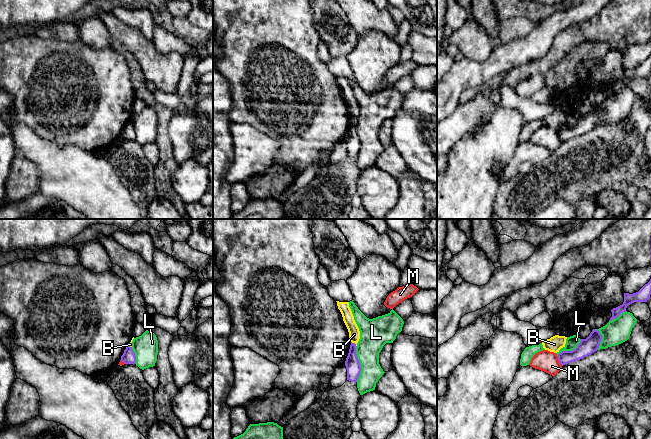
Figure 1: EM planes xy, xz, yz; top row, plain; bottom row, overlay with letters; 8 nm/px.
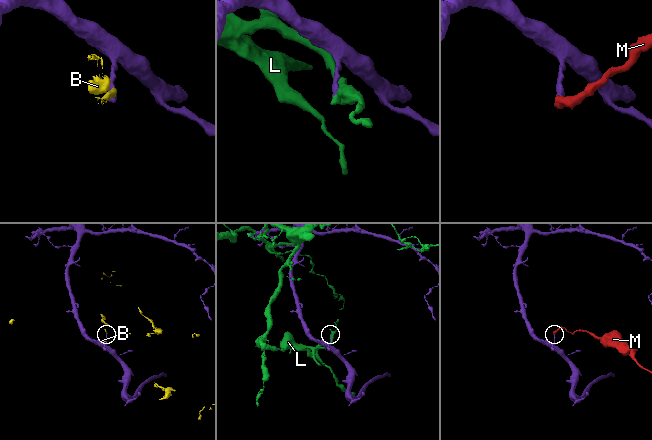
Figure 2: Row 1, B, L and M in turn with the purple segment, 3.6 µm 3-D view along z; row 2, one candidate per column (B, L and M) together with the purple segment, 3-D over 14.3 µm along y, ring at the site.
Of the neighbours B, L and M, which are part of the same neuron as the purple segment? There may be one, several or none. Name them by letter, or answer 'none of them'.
none of them

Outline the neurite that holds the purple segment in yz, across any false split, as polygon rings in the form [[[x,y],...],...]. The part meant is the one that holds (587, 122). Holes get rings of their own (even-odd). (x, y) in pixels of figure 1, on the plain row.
[[[593,105],[590,111],[586,115],[581,115],[577,123],[572,127],[562,127],[558,130],[558,136],[563,142],[565,140],[583,135],[588,131],[591,131],[600,122],[602,111],[598,106]]]

